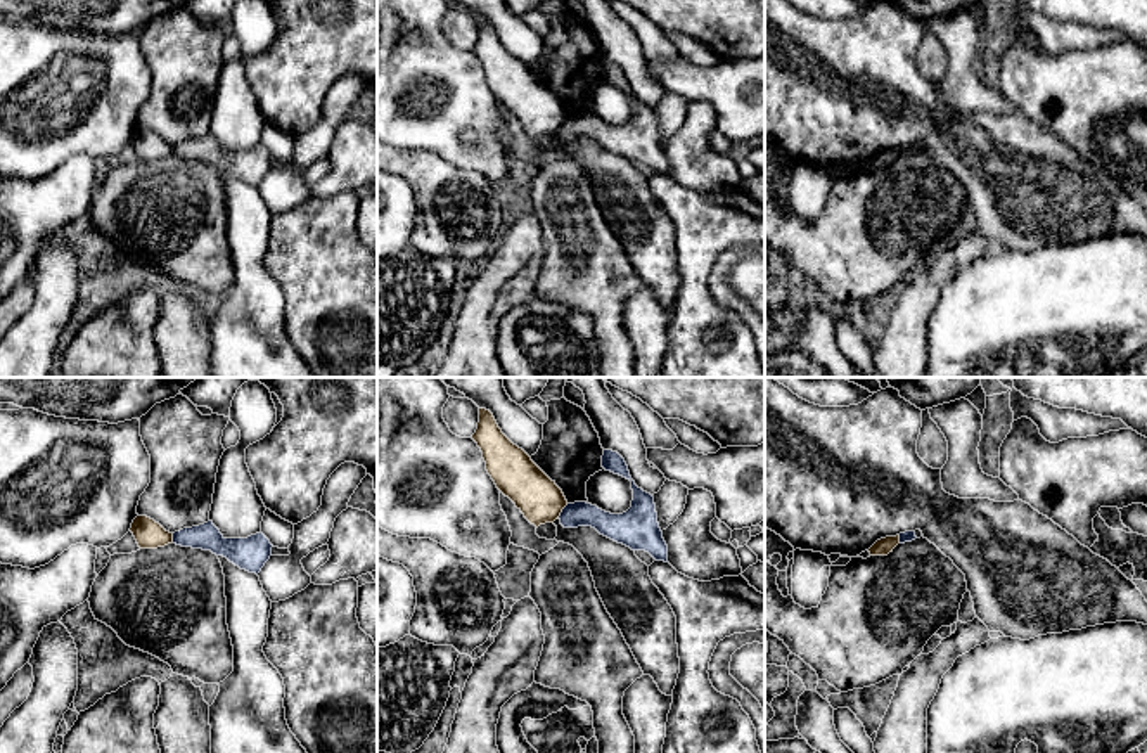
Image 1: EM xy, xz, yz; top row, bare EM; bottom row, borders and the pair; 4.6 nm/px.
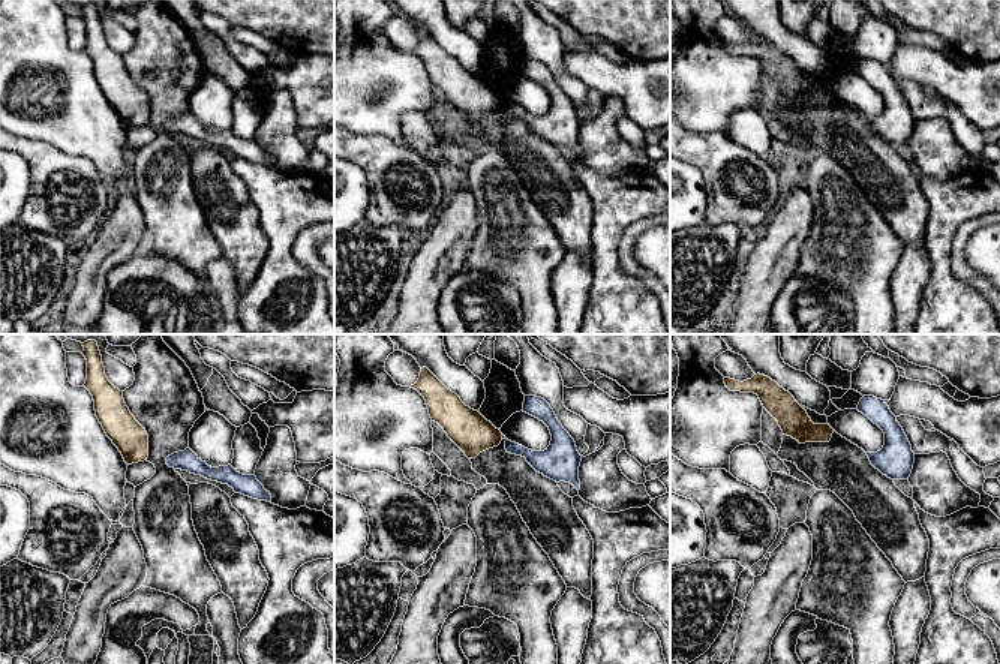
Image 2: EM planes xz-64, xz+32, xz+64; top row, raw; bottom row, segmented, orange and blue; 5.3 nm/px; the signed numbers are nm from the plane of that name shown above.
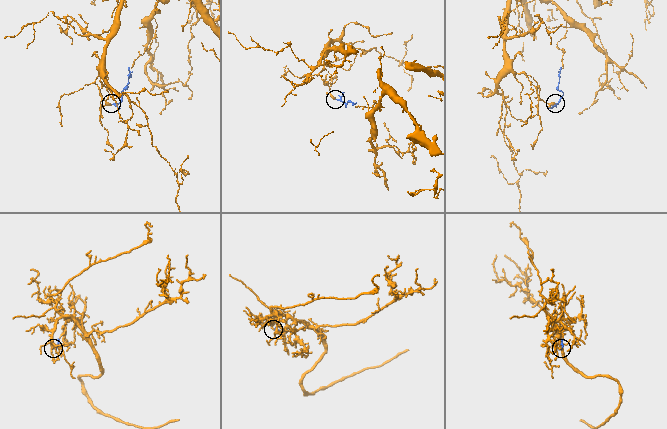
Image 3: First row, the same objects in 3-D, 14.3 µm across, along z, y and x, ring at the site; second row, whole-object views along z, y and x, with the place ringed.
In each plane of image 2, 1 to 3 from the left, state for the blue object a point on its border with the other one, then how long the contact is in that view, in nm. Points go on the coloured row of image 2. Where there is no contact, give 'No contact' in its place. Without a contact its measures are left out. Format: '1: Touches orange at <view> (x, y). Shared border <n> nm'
1: No contact
2: No contact
3: No contact

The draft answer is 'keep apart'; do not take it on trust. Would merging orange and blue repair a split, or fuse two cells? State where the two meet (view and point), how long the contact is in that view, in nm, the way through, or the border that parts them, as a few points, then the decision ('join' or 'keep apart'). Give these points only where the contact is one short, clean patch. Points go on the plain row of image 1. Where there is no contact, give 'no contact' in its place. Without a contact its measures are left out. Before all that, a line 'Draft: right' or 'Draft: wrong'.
Draft: right
meets orange in xz at (561, 123); contact 90 nm long; border along xz (568, 116), (557, 130); keep apart

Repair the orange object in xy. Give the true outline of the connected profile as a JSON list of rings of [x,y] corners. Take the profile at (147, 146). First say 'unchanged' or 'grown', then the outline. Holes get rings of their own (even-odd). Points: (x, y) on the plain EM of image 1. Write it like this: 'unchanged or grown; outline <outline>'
unchanged; outline [[[137,128],[130,144],[140,161],[157,161],[173,156],[173,145],[166,144],[159,135],[147,128]]]

